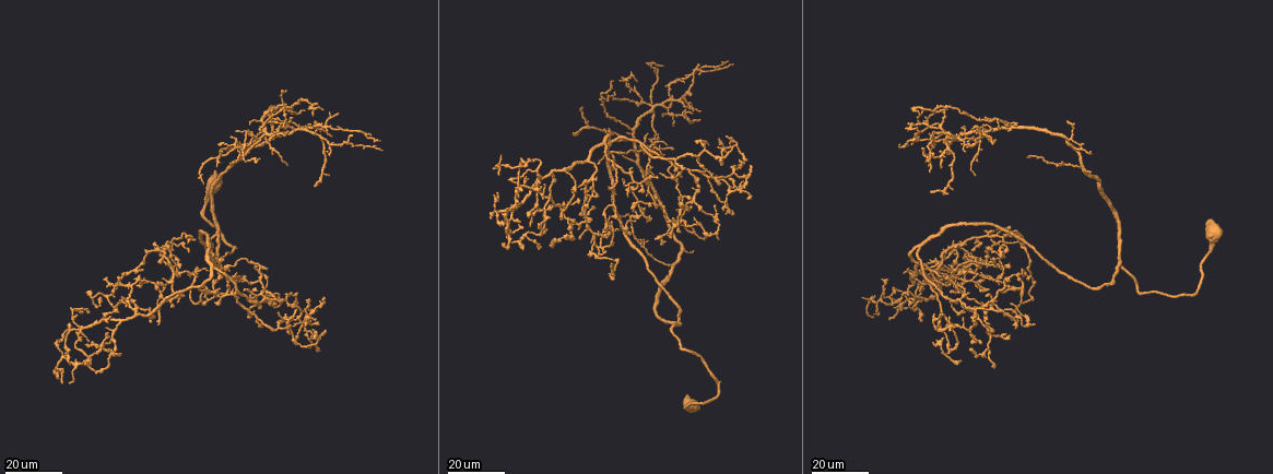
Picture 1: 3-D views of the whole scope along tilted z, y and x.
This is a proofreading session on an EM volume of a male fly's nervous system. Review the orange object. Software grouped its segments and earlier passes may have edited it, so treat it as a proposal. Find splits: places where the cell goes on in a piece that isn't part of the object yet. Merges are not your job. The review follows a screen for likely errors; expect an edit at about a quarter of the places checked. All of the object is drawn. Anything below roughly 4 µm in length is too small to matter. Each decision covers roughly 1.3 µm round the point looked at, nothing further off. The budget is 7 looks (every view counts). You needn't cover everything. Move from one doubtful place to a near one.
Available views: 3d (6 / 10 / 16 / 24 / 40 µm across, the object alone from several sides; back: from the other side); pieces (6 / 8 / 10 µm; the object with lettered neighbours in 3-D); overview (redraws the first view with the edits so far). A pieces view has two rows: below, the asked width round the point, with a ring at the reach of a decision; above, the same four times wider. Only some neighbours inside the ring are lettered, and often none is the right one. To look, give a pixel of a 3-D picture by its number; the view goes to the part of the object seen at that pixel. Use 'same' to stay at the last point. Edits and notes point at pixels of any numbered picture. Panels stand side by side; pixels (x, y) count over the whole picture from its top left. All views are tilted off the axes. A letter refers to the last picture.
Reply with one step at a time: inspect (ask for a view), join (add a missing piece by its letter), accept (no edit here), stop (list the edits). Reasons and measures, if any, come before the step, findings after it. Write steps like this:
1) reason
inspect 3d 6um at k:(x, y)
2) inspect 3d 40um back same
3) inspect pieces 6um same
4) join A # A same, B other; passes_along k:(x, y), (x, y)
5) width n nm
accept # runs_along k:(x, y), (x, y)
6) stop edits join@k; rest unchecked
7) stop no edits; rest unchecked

an open end
inspect 3d 16um at 1:(972, 251)

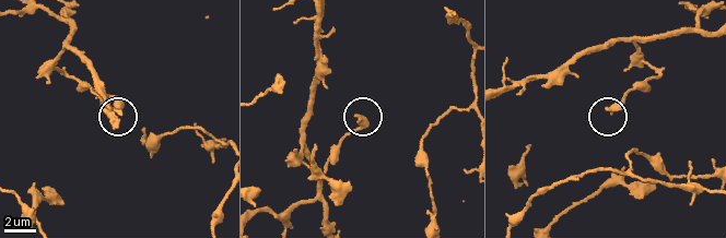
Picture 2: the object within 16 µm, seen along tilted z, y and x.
inspect pieces 6um at 2:(610, 114)

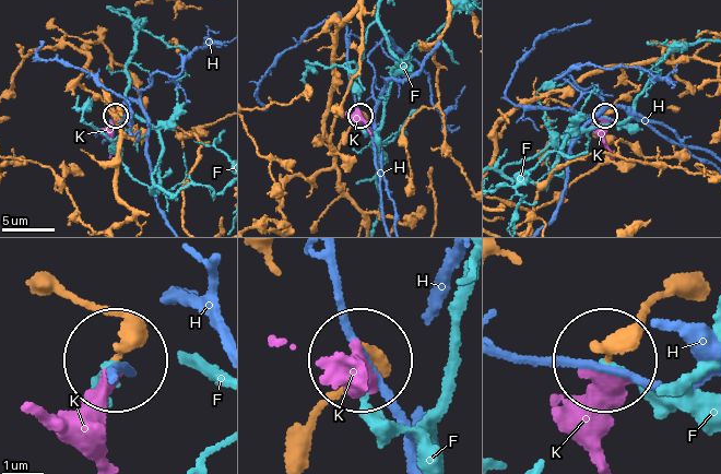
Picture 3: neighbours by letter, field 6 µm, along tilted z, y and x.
accept # F other, H other, K other; runs_along 3:(36, 276), (104, 318), (116, 351); none of them fits

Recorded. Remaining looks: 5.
free end
inspect 3d 16um at 1:(143, 269)

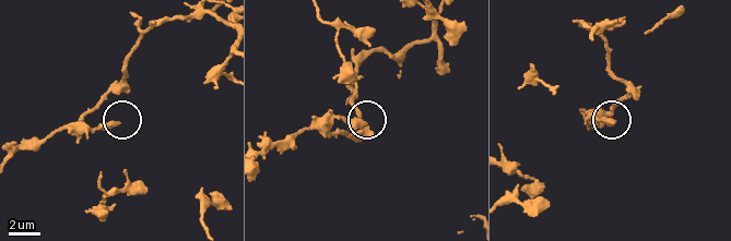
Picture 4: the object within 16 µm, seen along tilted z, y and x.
inspect pieces 8um at 4:(117, 121)

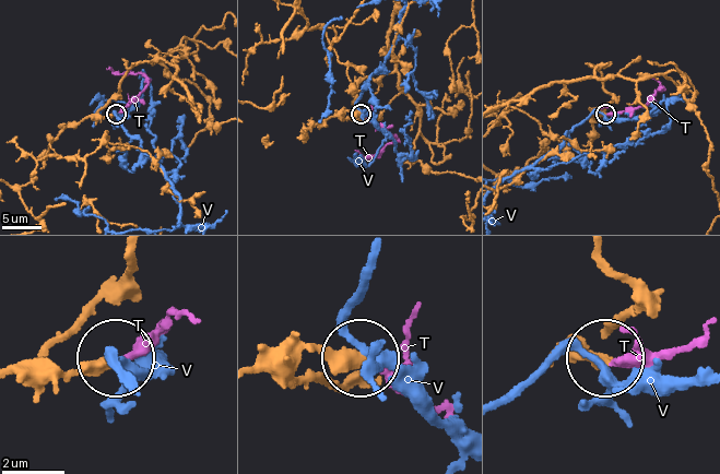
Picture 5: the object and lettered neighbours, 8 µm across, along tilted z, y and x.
join T # T same, V other; passes_along 5:(98, 115), (124, 111), (145, 82), (139, 74), (107, 69); it goes on there

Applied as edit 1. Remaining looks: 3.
inspect overview

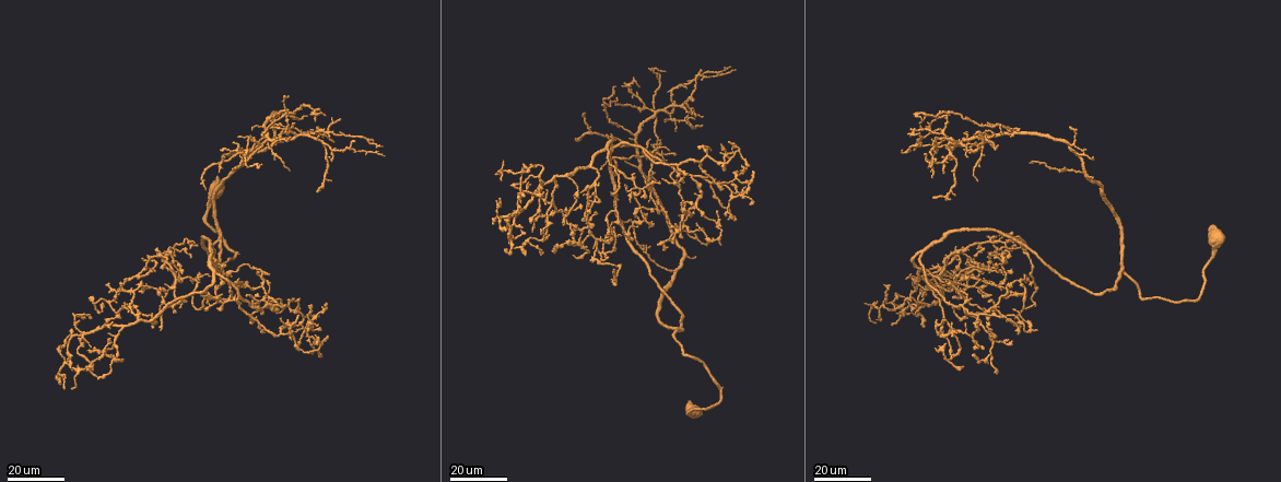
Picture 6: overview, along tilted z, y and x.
free end
inspect 3d 16um at 6:(154, 329)

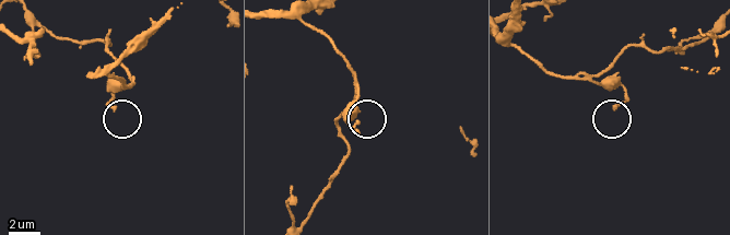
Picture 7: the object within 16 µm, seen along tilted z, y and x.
inspect pieces 10um at 7:(616, 107)

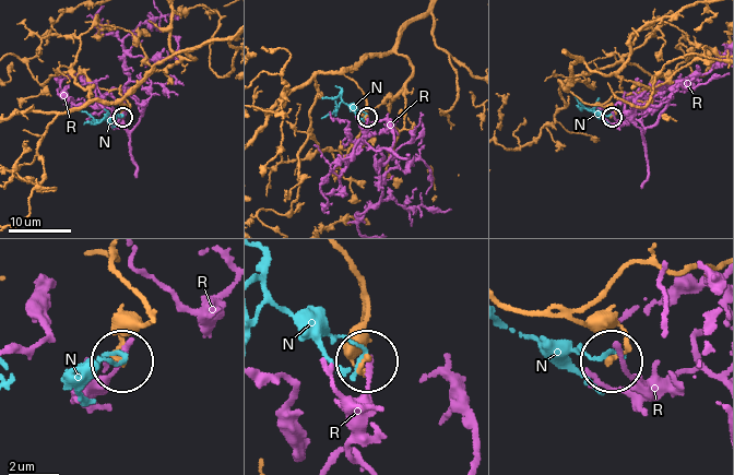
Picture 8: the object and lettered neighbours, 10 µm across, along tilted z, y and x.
accept # N other, R other; none of them fits

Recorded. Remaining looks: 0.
stop edits join@5; rest unchecked

